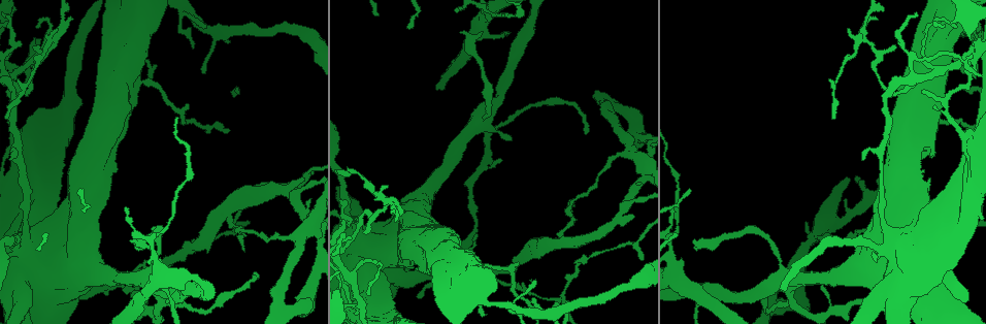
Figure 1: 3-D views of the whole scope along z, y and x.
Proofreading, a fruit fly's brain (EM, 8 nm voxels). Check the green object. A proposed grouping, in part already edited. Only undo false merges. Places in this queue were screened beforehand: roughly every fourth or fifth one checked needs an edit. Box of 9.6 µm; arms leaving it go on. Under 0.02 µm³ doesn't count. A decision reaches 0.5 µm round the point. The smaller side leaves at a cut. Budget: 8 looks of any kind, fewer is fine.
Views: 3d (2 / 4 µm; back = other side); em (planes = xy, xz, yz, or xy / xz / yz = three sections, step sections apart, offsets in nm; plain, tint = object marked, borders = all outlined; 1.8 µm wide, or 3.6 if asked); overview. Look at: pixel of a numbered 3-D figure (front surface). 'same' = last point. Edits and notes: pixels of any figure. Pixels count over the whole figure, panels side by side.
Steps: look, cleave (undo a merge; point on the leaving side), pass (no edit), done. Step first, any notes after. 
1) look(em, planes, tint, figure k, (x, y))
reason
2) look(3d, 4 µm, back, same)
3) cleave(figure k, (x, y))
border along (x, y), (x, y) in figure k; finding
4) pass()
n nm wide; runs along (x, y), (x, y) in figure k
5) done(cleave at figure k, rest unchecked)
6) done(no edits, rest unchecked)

look(em, planes, borders, figure 1, (686, 287))
a fork

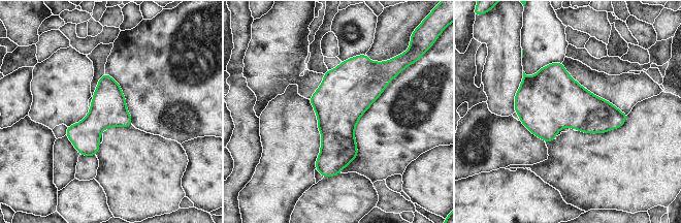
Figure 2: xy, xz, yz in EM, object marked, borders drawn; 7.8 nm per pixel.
pass()
continuous, no second neuron

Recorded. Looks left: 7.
look(em, xz, step 4, tint, figure 1, (781, 281))
arms part here

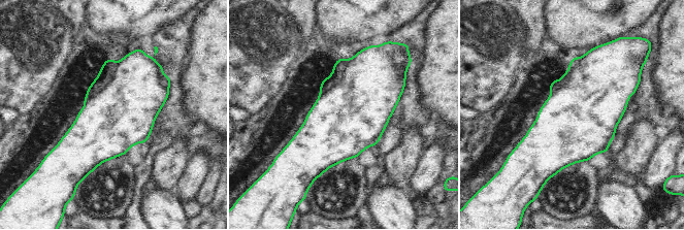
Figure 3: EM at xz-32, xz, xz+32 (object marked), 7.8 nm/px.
look(em, planes, tint, same)

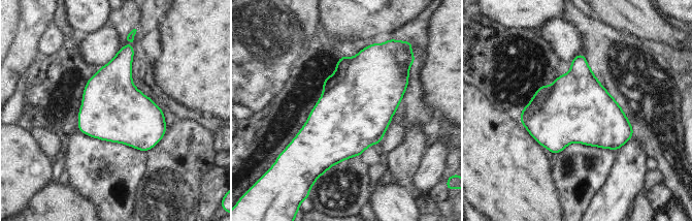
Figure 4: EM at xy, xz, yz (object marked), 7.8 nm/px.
pass()
one neuron here

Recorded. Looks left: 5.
look(em, 3.6 µm, planes, tint, figure 1, (390, 274))
abrupt turn

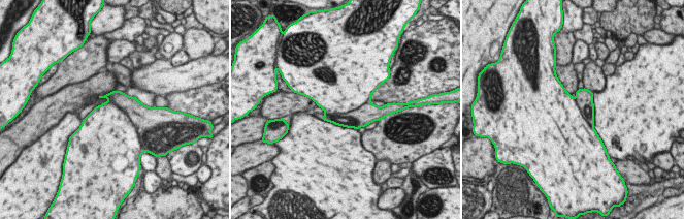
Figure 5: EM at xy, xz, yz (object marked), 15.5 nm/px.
cleave(figure 5, (142, 117))
700 nm wide; border along (104, 102), (119, 105), (139, 135) in figure 5; a second neuron is stuck on

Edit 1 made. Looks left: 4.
look(overview)

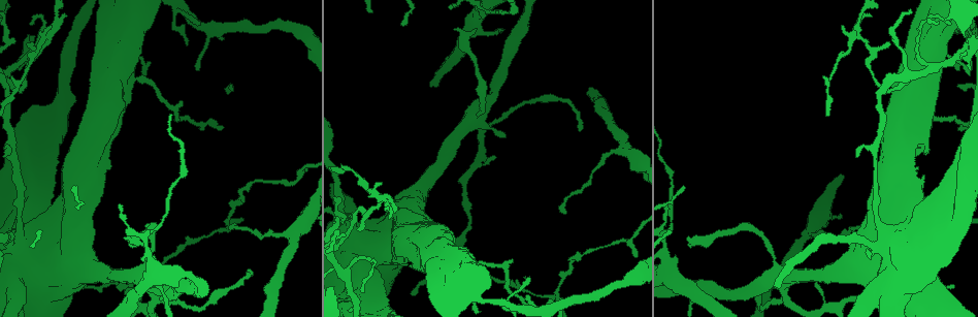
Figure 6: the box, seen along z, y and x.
look(3d, 4 µm, figure 6, (857, 36))
three arms meet

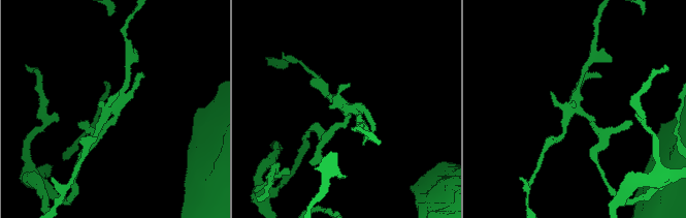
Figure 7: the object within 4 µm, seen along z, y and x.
look(em, yz, step 4, tint, figure 7, (574, 108))
shape alone is not enough

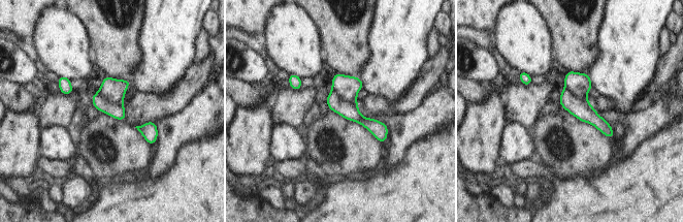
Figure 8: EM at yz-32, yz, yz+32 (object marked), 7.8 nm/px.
look(em, planes, tint, same)

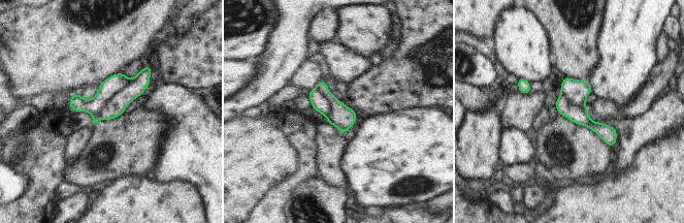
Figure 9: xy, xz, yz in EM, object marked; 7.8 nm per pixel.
cleave(figure 9, (114, 84))
180 nm wide; a second neuron is stuck on

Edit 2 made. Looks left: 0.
done(cleave at figure 5, cleave at figure 9, rest unchecked)

